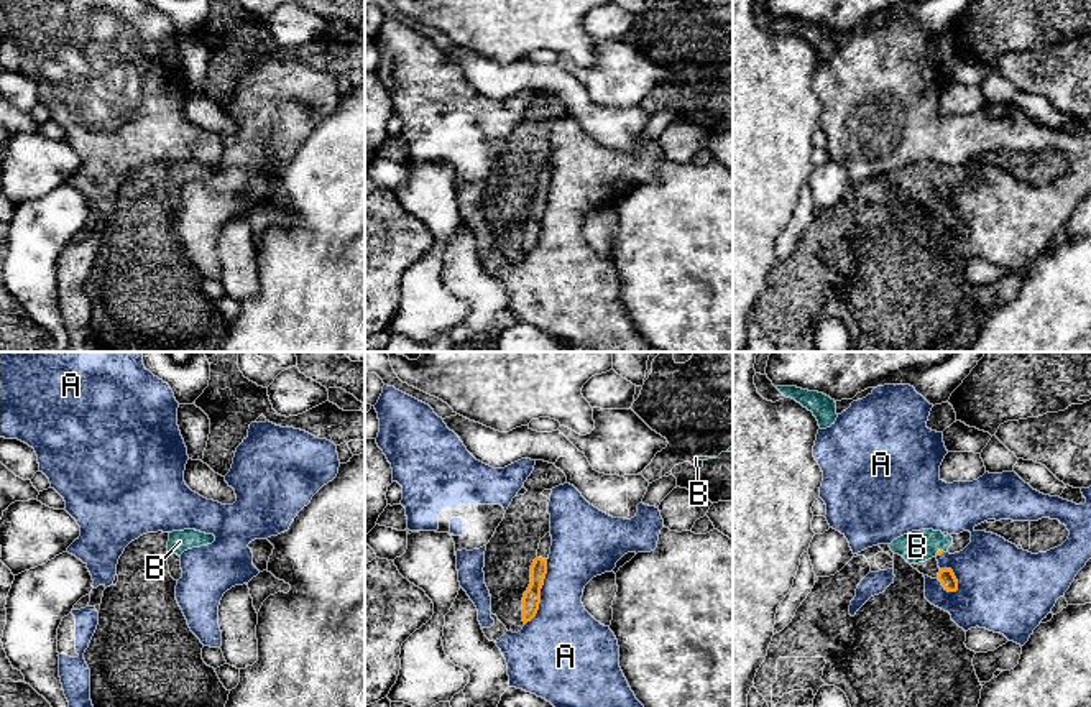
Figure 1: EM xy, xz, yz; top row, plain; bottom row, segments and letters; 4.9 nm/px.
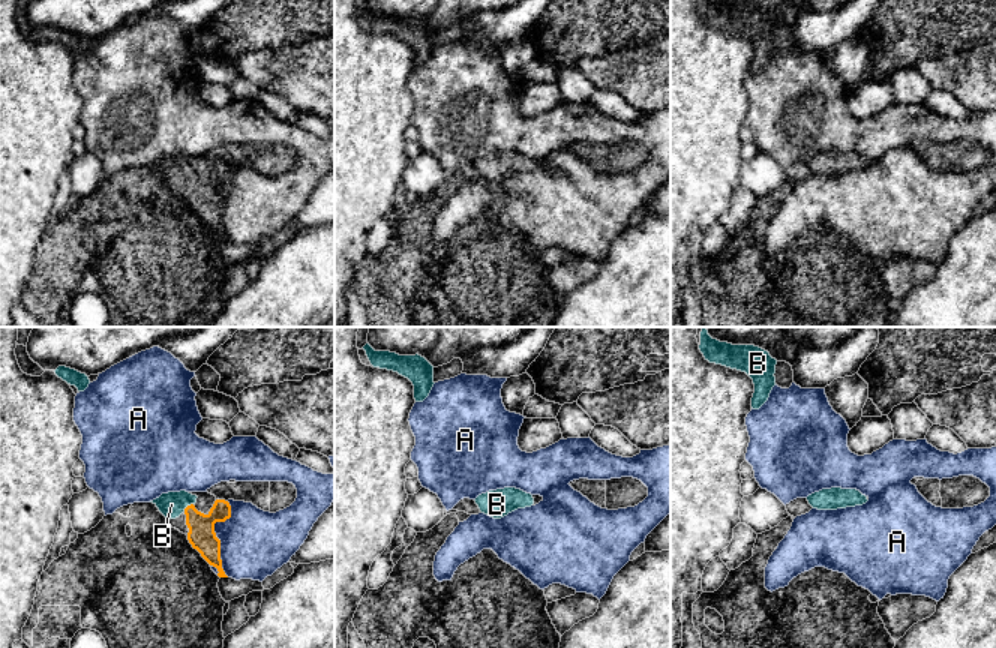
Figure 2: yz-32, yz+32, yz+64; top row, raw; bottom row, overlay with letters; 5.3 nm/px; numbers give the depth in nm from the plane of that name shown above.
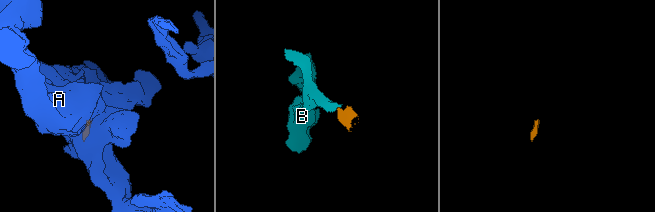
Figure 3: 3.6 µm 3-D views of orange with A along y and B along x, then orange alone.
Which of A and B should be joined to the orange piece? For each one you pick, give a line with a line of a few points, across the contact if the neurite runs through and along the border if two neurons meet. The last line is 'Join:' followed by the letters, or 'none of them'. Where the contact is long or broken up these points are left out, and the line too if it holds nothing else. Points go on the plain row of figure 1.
B: line yz (939, 184), (939, 183), (917, 178)
Join: B

